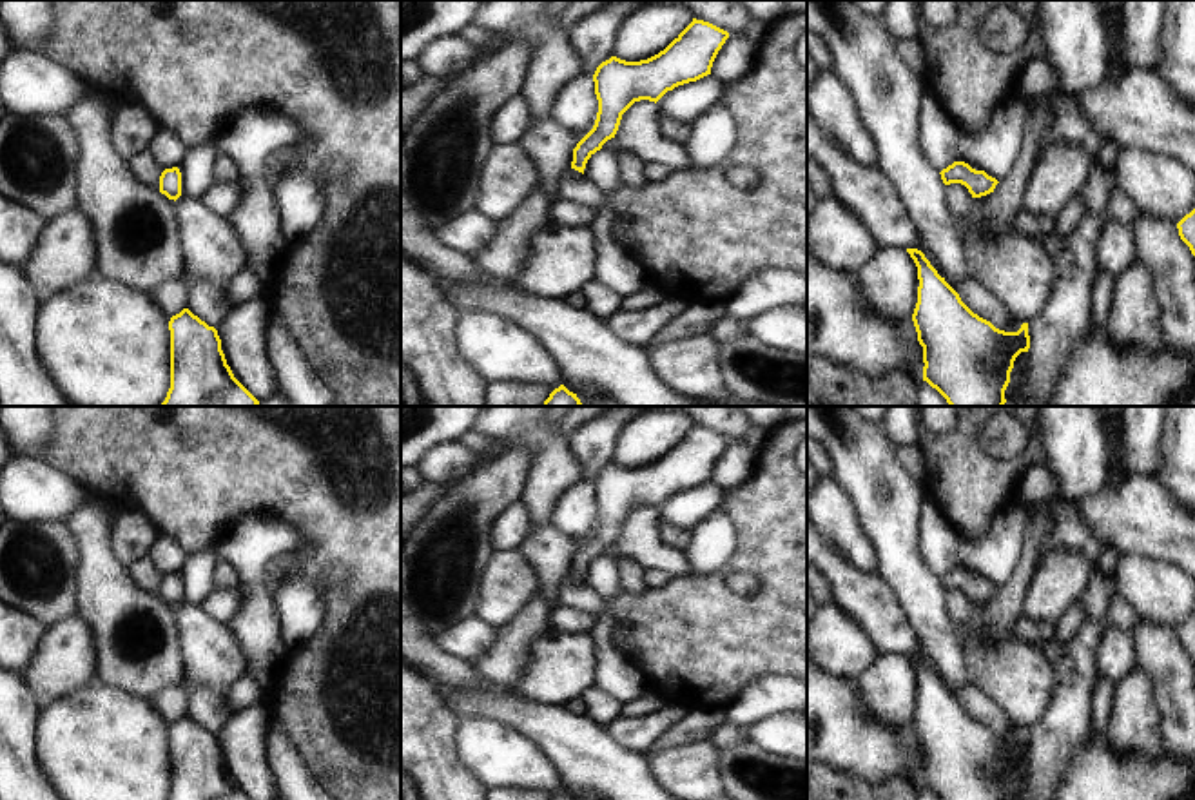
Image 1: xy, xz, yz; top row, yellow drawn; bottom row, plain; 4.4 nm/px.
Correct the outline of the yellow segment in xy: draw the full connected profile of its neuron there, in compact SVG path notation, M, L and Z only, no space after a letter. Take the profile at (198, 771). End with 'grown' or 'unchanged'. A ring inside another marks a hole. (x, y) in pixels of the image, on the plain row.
M189 715L172 722L170 795L167 800L250 800L232 780L221 746Z; unchanged

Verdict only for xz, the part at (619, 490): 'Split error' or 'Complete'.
Complete

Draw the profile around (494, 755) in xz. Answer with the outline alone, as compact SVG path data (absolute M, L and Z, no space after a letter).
M470 717L457 724L455 751L464 771L484 789L562 791L548 756L510 727Z

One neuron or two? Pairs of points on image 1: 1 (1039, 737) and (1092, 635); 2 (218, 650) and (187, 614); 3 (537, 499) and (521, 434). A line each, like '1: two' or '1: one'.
1: one
2: one
3: one

